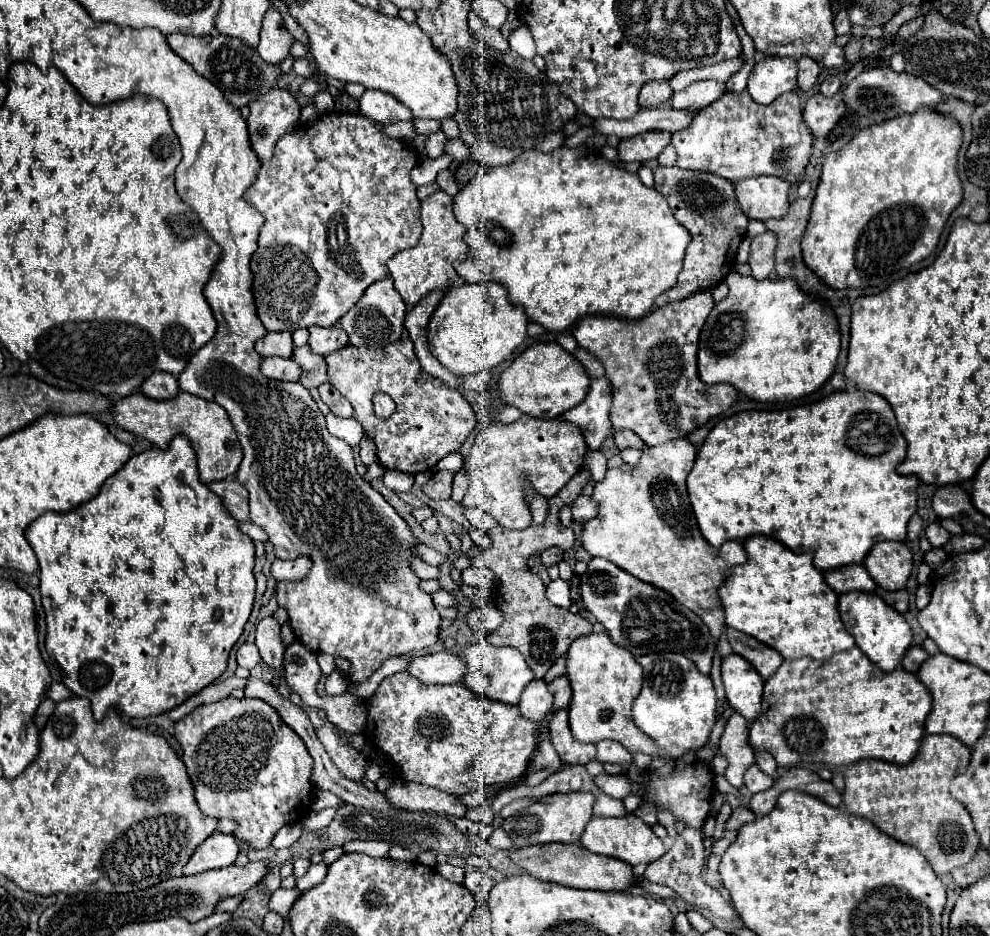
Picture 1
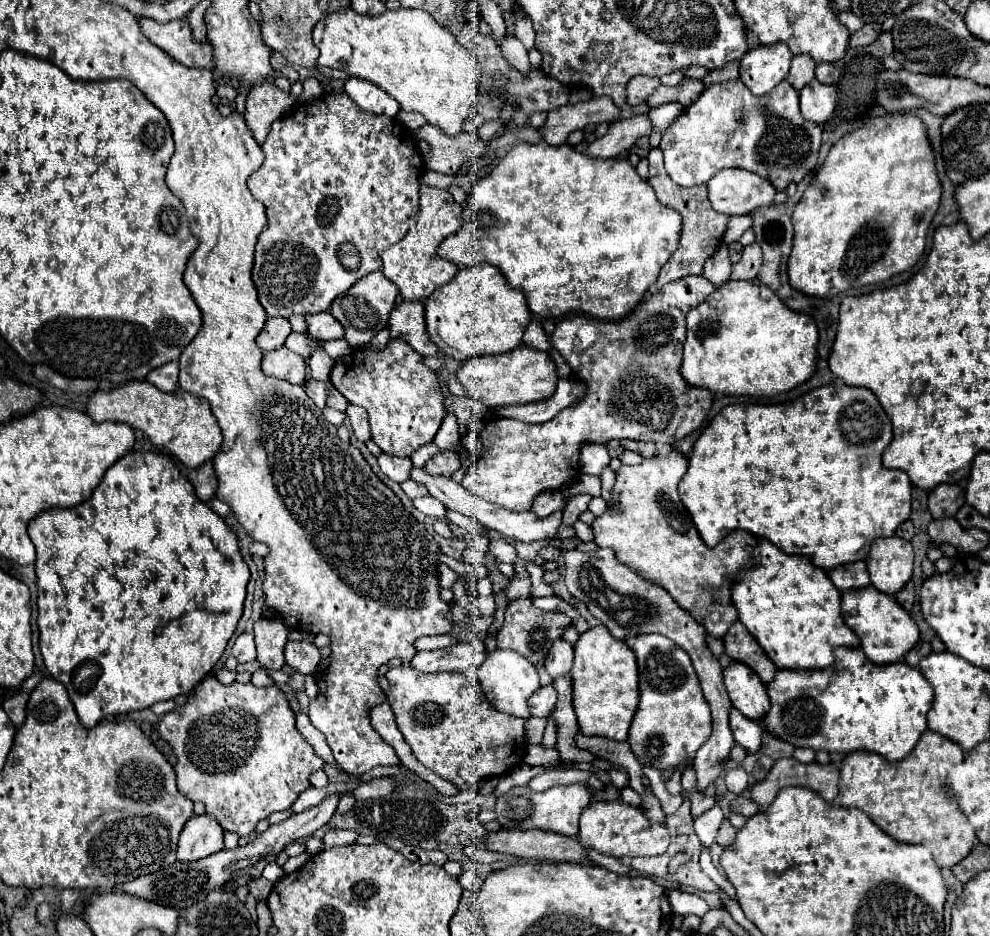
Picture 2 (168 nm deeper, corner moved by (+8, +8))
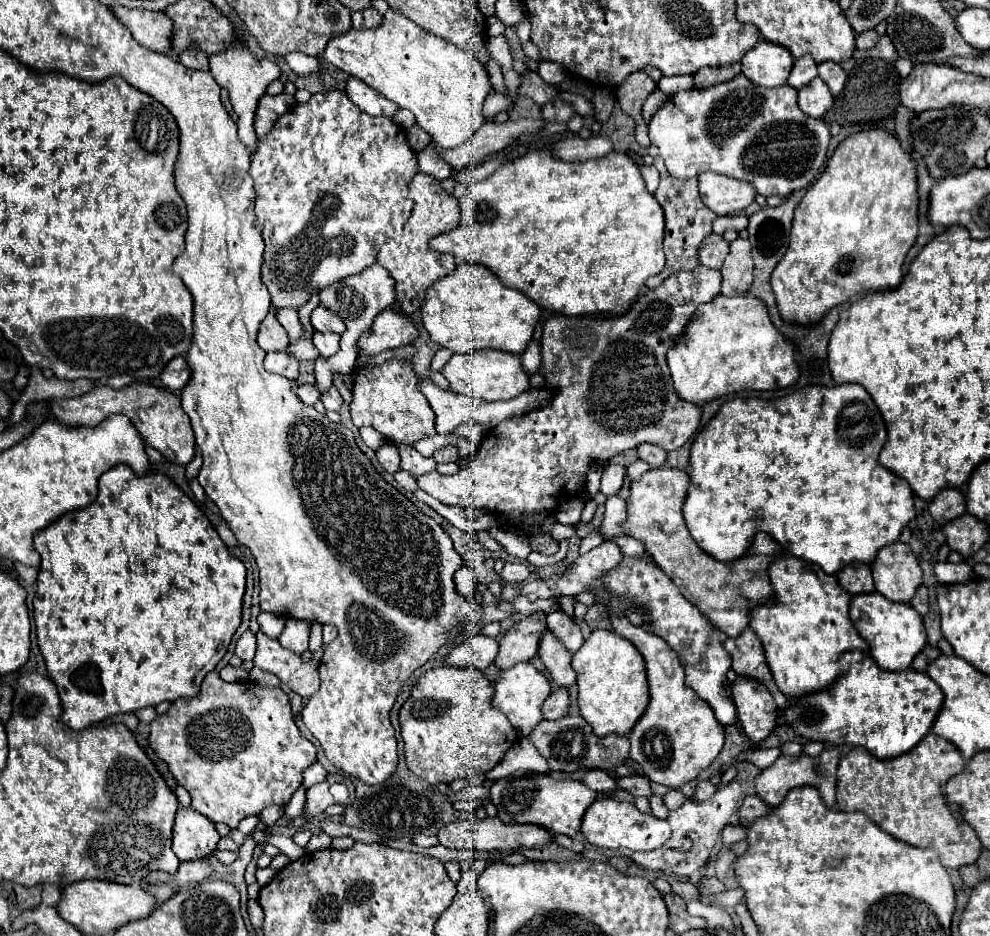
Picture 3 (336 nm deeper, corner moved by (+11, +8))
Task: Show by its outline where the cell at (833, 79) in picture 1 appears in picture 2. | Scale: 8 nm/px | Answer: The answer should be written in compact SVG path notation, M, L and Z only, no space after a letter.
M822 63L816 67L816 79L822 83L838 83L840 79L840 69L834 63Z

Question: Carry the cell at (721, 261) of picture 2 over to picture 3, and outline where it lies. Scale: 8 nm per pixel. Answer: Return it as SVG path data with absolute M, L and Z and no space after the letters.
M711 233L699 245L699 263L705 267L721 269L727 253L729 253L729 243L721 235Z

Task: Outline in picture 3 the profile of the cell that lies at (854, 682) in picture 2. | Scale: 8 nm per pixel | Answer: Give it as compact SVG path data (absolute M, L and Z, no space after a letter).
M847 651L839 659L839 679L825 693L811 693L785 709L787 723L807 741L861 745L879 759L911 751L933 727L943 705L941 687L921 671L885 671L867 651Z

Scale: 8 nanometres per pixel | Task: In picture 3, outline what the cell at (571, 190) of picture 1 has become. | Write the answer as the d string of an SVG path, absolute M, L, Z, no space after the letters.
M535 149L535 151L529 151L527 155L515 159L513 163L503 165L489 179L483 179L483 181L471 185L467 195L461 199L461 221L459 221L457 229L451 233L441 233L441 235L433 237L429 241L429 245L435 251L451 253L457 259L473 261L473 263L481 263L481 265L489 267L501 279L503 285L519 289L531 301L535 301L541 309L555 311L555 313L569 315L569 317L577 317L577 315L595 315L595 313L613 313L613 315L625 313L639 297L641 289L645 287L647 277L657 275L665 265L663 235L665 235L663 209L655 201L655 197L645 189L645 181L641 177L641 171L639 171L637 163L627 153L611 151L611 153L597 157L597 159L589 159L583 163L569 163L569 161L561 161L561 159L553 157L547 149Z

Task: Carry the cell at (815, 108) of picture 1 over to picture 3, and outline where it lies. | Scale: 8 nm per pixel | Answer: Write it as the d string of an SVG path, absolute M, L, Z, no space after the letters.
M815 77L797 93L799 93L799 101L797 101L799 109L809 117L823 117L825 111L833 105L833 95L819 77Z

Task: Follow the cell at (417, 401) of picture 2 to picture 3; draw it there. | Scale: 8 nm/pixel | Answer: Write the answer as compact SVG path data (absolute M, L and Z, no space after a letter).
M387 361L371 369L357 369L353 373L353 401L349 405L355 427L371 425L387 441L413 445L423 437L435 435L435 413L427 405L423 393L417 389L417 377L409 361Z

